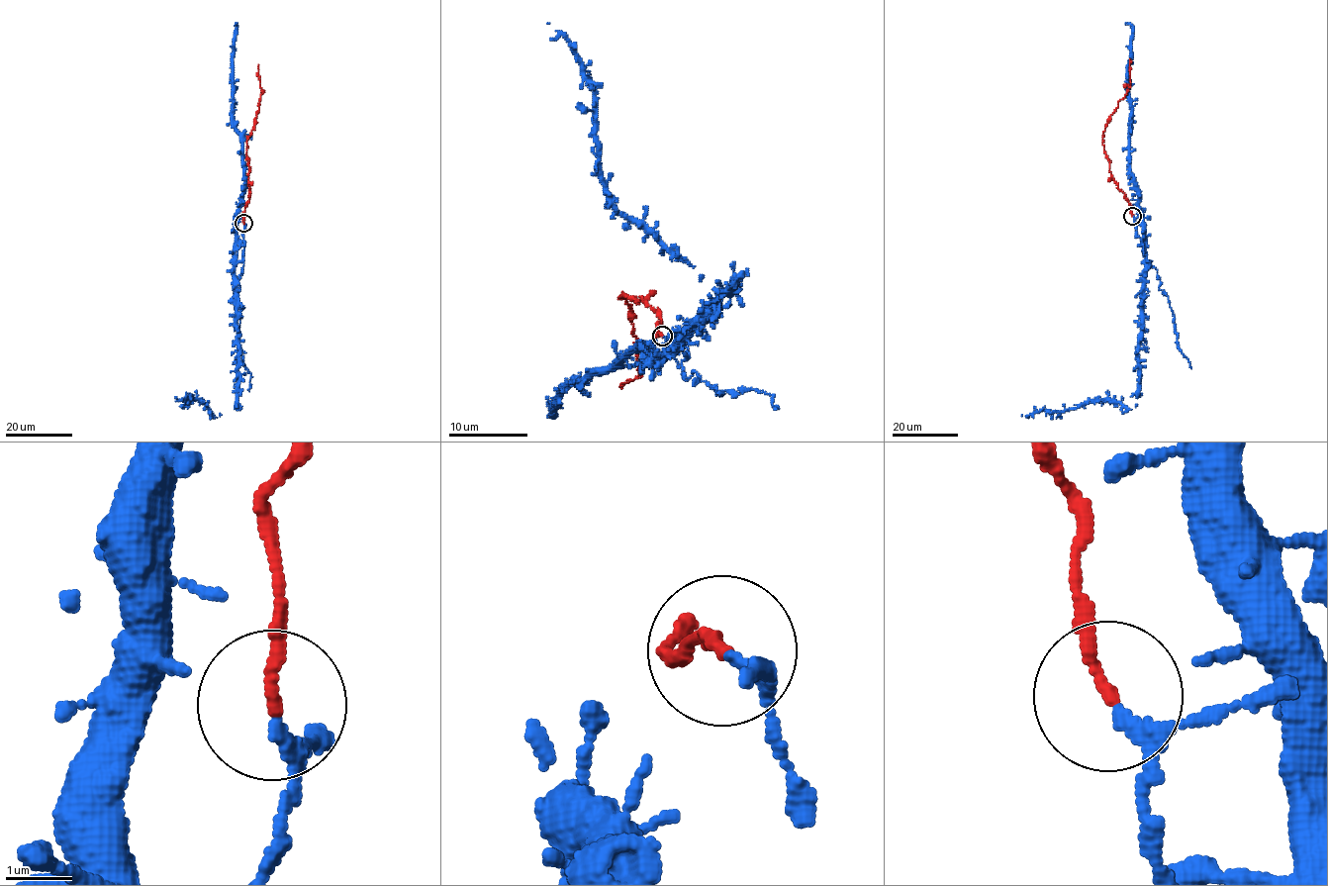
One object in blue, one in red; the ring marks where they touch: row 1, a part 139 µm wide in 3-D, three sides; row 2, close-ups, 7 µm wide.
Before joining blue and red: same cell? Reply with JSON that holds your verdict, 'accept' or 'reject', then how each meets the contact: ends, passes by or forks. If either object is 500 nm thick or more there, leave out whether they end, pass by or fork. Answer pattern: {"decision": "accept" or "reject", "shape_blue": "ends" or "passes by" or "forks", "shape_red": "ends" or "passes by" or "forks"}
{"decision": "accept", "shape_blue": "passes by", "shape_red": "ends"}

